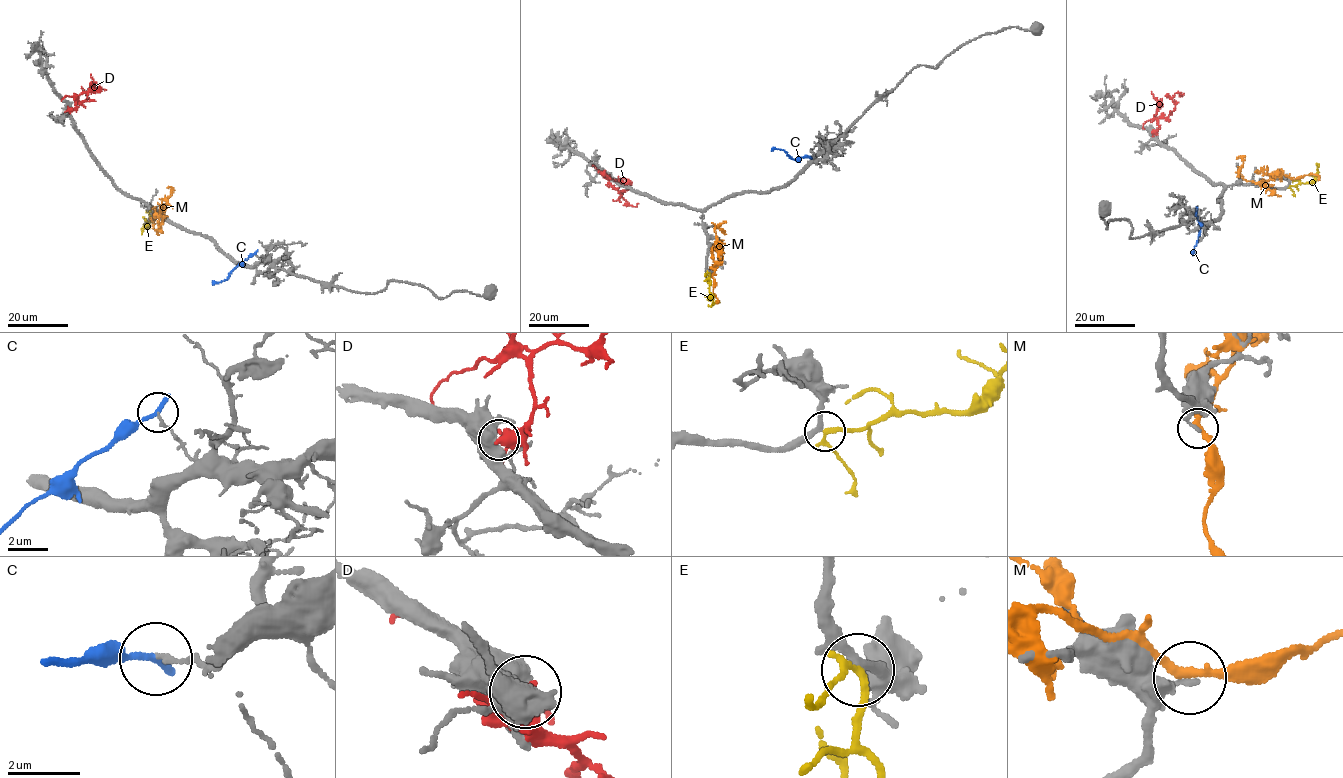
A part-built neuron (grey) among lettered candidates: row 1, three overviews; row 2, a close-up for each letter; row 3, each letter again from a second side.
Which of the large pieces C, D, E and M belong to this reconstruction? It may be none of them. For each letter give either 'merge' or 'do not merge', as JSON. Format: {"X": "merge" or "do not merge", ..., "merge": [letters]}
{"C": "do not merge", "D": "do not merge", "E": "merge", "M": "do not merge", "merge": ["E"]}

